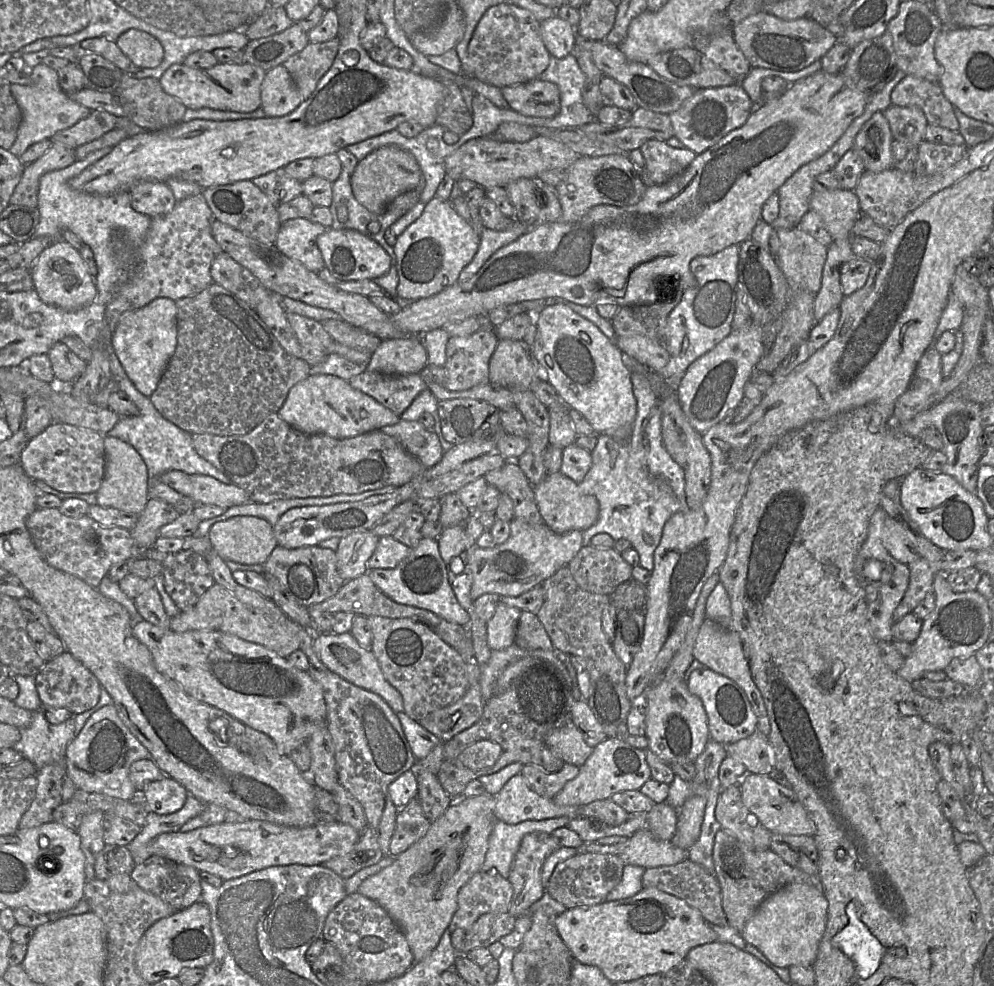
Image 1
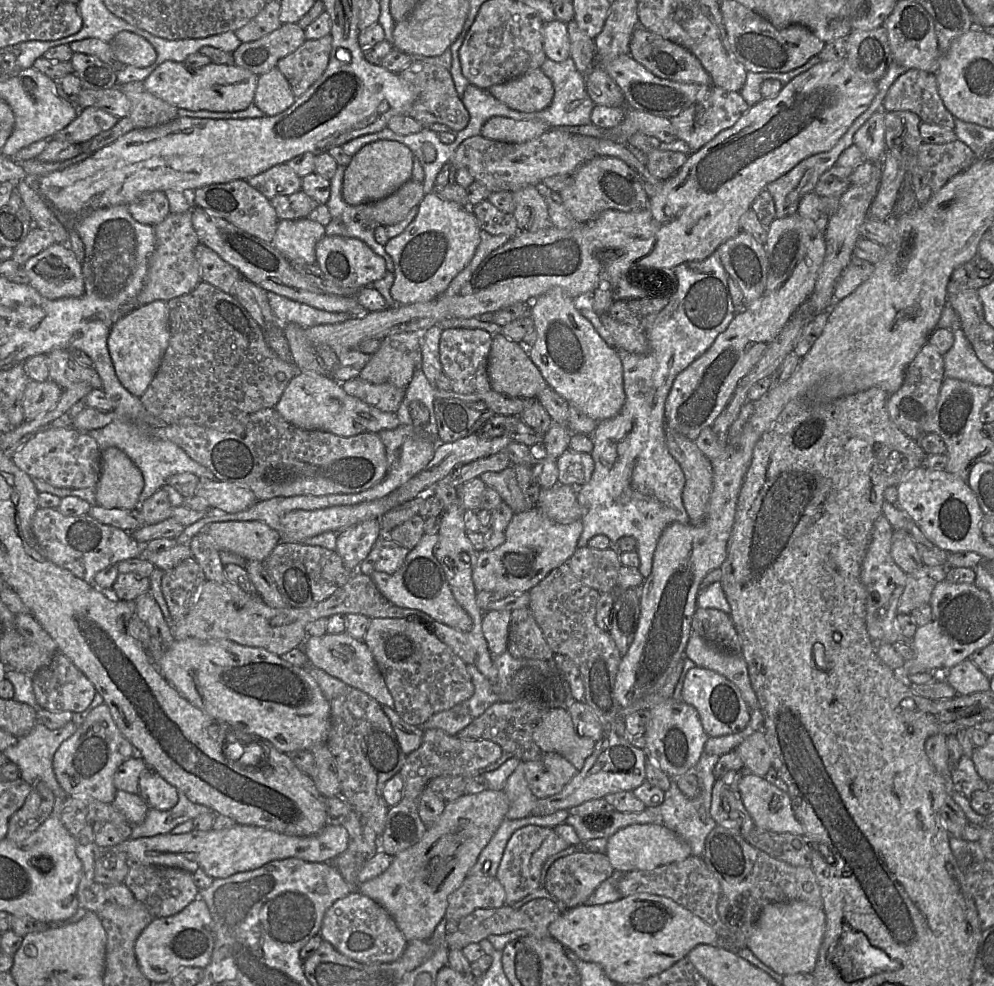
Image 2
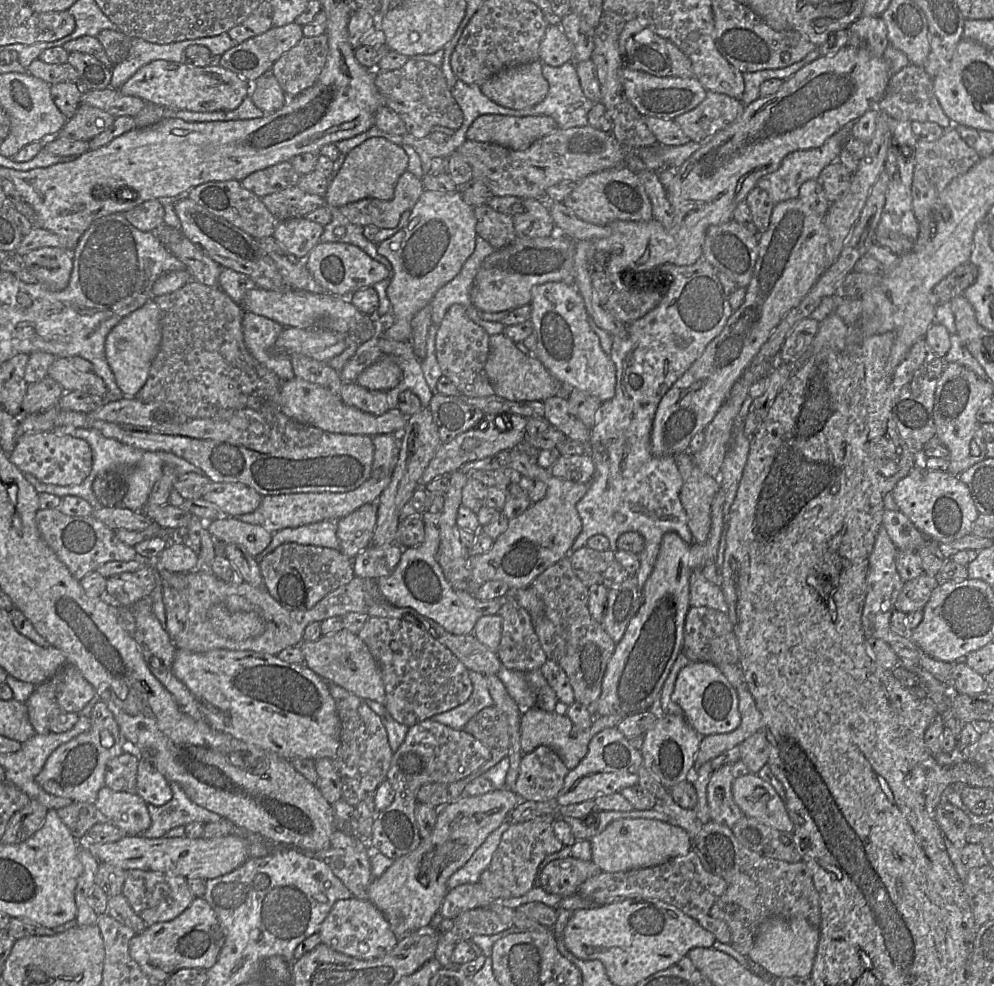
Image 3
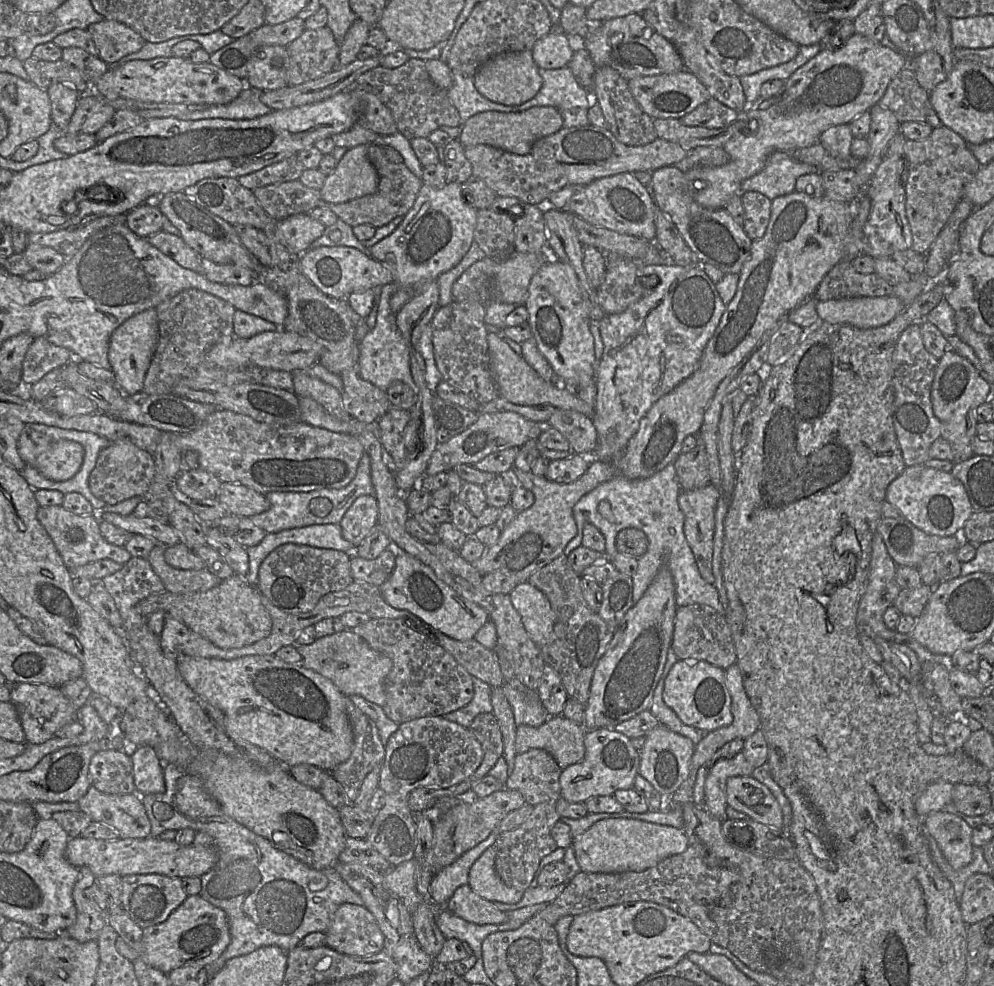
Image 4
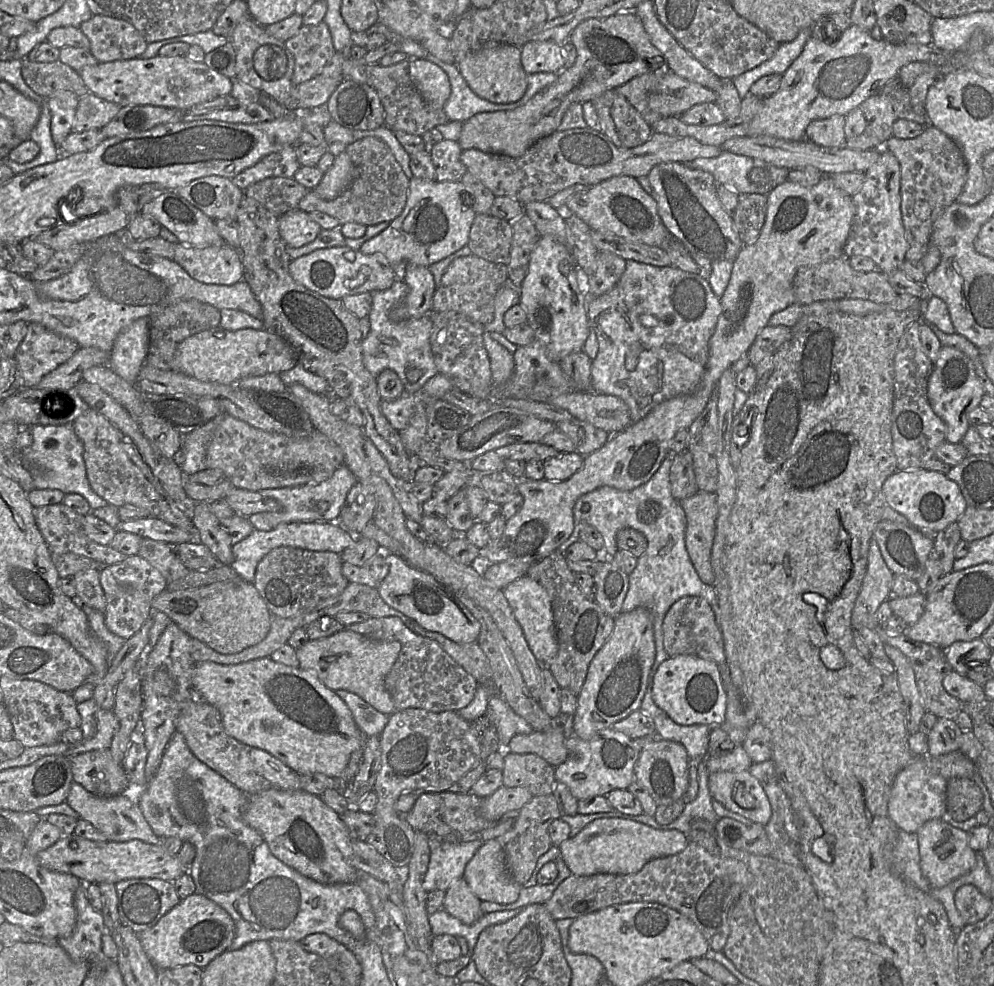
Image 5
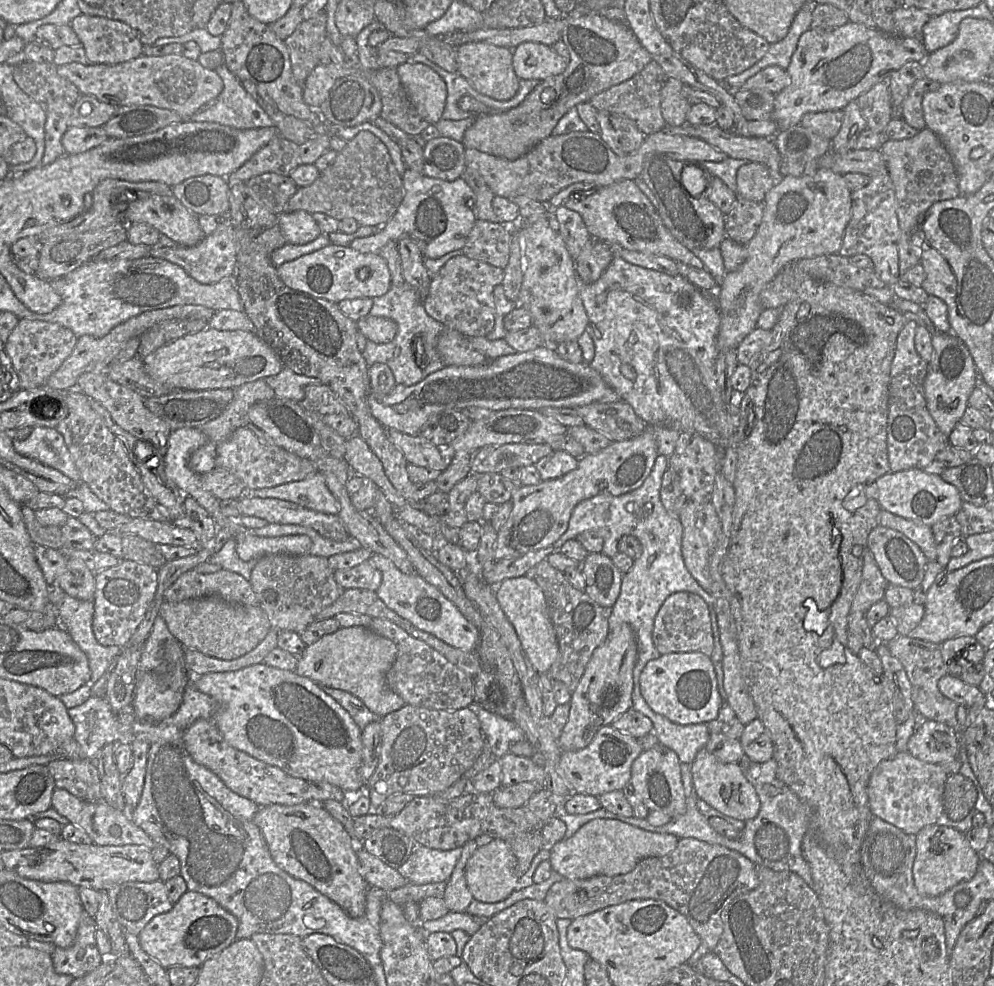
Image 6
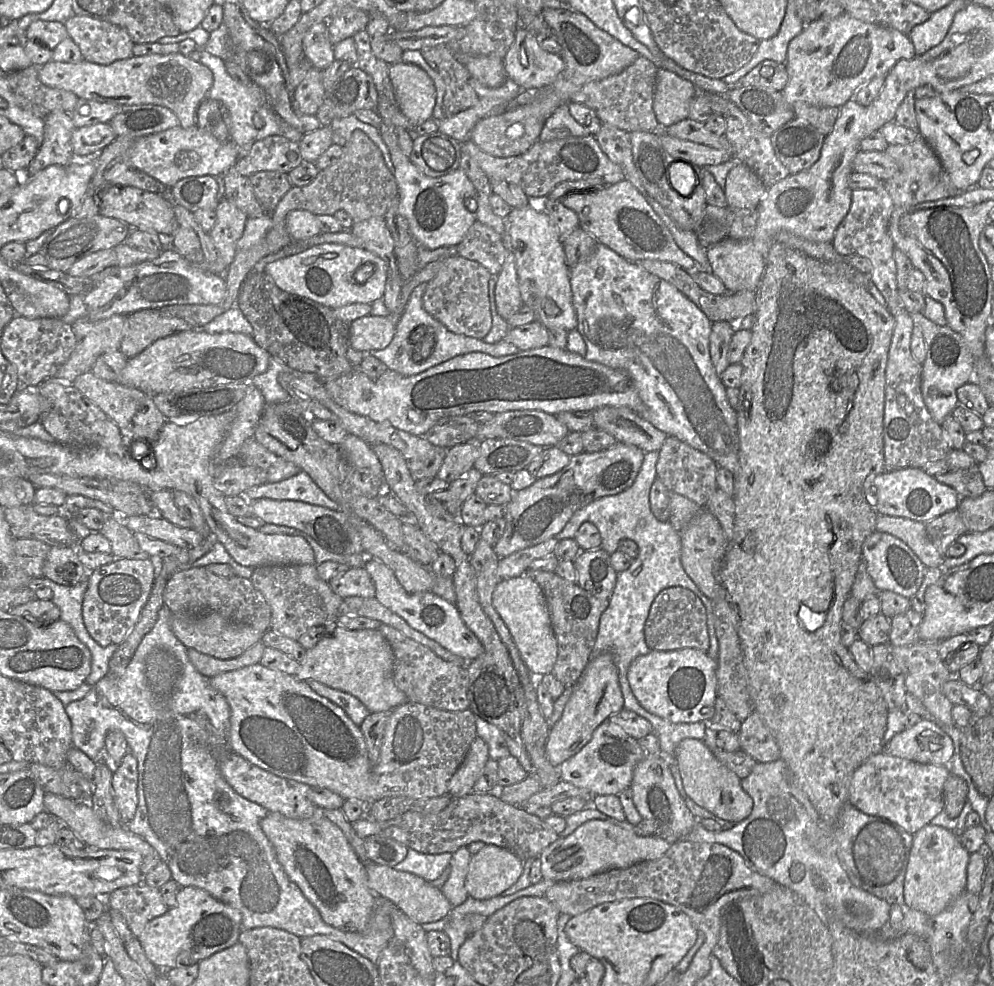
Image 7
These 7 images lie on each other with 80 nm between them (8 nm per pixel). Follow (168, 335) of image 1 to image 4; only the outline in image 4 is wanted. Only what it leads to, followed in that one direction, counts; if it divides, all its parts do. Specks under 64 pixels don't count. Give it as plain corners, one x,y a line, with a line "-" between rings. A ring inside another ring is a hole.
149,308
130,317
112,333
108,357
111,370
116,376
116,385
126,396
142,392
158,337
159,327
156,308

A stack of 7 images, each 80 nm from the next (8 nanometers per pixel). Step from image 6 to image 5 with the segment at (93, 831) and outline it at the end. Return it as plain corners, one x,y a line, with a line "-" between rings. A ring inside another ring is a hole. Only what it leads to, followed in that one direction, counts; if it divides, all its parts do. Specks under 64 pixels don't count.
73,782
65,802
78,814
79,819
89,822
104,834
107,841
128,842
140,840
148,844
160,844
160,838
154,834
143,816
137,797
130,795
99,797

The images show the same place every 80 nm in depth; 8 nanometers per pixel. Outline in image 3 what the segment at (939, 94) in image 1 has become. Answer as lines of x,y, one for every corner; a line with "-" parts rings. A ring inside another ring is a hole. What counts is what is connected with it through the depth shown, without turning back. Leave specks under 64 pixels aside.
909,64
891,76
886,92
877,109
895,120
932,122
944,129
955,127
940,106
933,88
933,78
925,72
924,68

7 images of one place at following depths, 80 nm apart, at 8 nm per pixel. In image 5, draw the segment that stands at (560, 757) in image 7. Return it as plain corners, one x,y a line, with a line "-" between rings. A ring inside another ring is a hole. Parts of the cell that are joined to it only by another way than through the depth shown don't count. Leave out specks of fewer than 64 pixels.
638,607
615,618
613,631
592,659
583,687
577,696
577,709
571,719
571,733
582,740
612,725
640,708
650,686
655,660
653,618
650,611

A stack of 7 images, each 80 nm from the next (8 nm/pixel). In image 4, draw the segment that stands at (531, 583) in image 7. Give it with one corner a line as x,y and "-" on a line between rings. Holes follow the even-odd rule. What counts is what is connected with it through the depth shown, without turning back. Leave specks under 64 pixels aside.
529,581
521,582
509,594
530,638
538,647
553,638
554,612
546,595

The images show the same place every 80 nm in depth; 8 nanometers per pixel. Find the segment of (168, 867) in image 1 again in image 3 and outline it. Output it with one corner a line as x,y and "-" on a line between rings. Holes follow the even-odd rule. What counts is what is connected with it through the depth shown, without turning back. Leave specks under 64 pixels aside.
139,869
126,871
122,894
147,926
176,918
195,898
189,890
187,878
184,876

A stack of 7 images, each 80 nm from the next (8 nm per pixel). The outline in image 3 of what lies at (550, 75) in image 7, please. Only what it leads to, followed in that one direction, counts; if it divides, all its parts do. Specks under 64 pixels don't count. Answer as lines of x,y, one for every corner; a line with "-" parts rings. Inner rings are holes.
548,25
539,48
539,60
550,66
573,61
573,46
561,25

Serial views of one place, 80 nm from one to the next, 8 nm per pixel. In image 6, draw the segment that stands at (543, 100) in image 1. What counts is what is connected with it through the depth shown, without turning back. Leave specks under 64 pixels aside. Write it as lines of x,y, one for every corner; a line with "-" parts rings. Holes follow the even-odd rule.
483,41
471,42
456,47
456,57
458,72
481,94
496,100
508,100
517,93
520,79
513,68
511,48

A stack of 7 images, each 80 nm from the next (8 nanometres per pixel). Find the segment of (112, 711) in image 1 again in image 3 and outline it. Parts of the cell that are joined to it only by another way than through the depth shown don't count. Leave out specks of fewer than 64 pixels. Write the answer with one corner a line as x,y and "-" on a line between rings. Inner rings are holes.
98,701
90,713
90,728
55,749
36,777
37,784
47,793
71,799
73,802
94,804
98,792
105,786
107,764
126,751
119,726
103,701

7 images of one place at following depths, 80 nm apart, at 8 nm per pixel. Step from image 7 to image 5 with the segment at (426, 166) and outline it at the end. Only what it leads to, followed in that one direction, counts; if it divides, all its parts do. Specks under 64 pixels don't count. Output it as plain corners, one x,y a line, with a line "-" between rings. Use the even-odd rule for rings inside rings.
443,139
429,146
429,154
436,170
437,181
459,181
467,172
461,160
463,149
454,140

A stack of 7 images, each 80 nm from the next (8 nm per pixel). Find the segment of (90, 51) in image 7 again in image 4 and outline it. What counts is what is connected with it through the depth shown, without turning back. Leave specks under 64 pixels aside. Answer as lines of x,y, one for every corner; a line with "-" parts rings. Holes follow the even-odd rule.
104,19
89,25
86,31
97,47
98,57
108,65
138,52
146,43
139,33
115,20

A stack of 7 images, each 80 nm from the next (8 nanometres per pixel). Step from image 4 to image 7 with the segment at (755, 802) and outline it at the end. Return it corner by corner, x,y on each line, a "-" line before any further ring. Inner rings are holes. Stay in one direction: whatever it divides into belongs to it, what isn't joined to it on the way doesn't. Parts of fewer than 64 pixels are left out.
687,738
682,740
675,748
674,750
674,762
679,770
680,773
680,777
681,777
681,781
682,781
682,785
683,785
683,789
685,791
685,794
698,806
704,808
705,810
709,811
710,813
712,813
715,816
715,822
717,818
719,819
723,819
729,822
732,822
734,824
739,823
740,821
742,821
743,819
745,819
746,817
749,816
749,814
752,811
752,807
753,807
753,800
752,798
742,789
741,787
741,779
731,770
729,770
726,766
724,766
723,764
721,764
712,754
712,752
710,751
710,749
705,745
705,743
702,740
697,740
697,739
693,739
693,738

